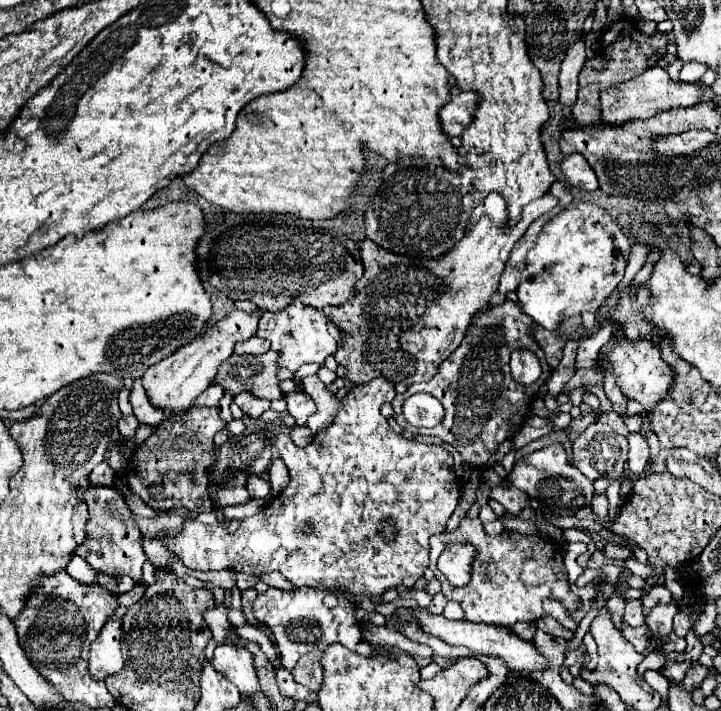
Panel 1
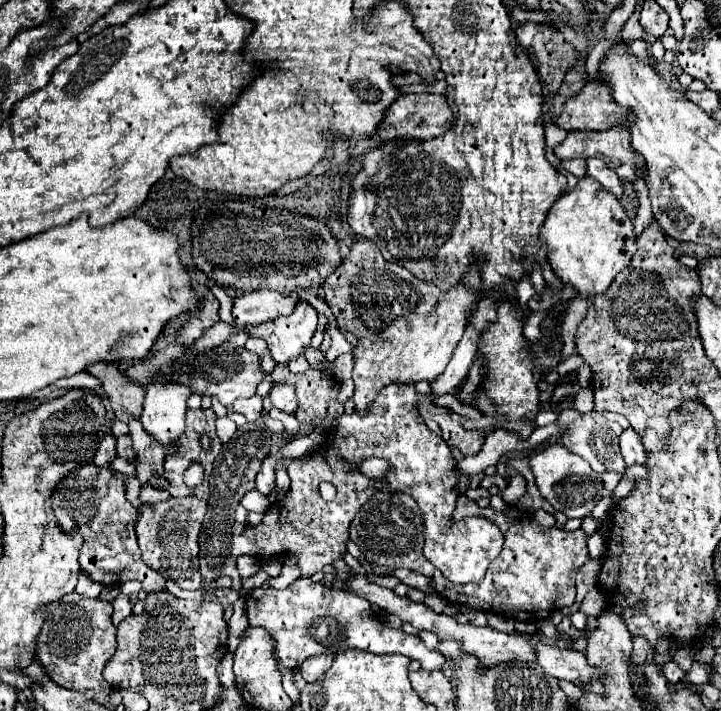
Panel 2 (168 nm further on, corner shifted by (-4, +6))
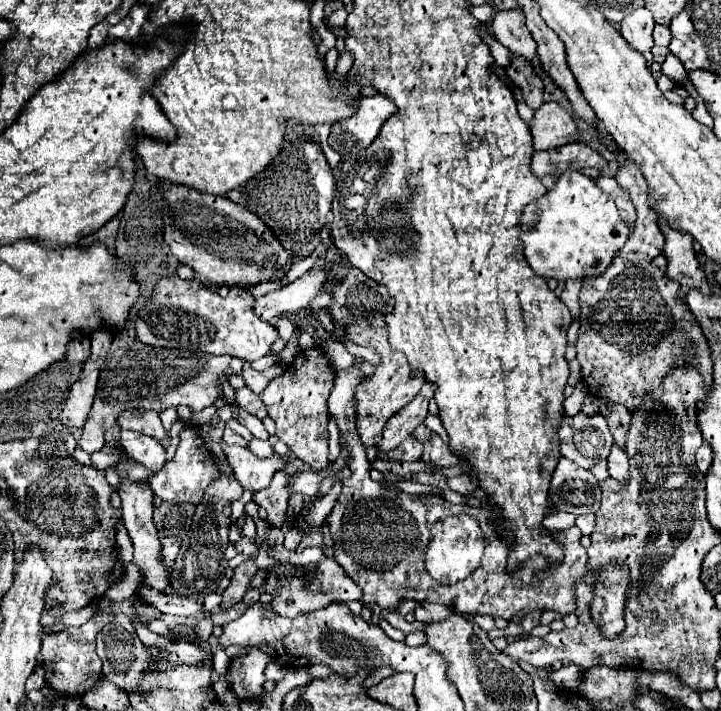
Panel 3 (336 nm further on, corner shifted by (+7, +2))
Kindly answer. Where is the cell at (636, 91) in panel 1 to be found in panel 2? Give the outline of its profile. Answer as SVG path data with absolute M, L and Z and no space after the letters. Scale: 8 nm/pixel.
M589 81L577 95L565 101L561 115L553 123L565 131L605 131L621 123L625 117L627 117L627 109L611 101L611 91L597 81Z

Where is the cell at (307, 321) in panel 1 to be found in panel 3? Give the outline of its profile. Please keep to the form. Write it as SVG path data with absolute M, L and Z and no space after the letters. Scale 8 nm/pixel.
M166 277L154 287L152 297L144 297L140 303L132 307L132 321L136 329L136 337L146 345L170 347L170 349L200 349L212 355L232 355L244 361L258 361L260 357L272 351L274 341L280 337L278 329L270 323L260 321L252 311L252 295L244 289L230 289L230 295L224 299L218 291L200 285L200 281L184 281L180 277Z

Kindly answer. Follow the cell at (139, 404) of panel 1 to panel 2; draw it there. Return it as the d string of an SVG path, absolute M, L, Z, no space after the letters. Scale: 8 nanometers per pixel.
M131 419L129 431L133 439L133 451L135 451L135 477L141 485L147 485L155 475L163 473L163 459L165 459L165 447L155 445L147 433L143 433L141 421Z

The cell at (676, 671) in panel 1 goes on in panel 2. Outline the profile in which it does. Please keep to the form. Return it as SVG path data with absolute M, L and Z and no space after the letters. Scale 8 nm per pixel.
M643 637L633 638L632 662L637 664L653 663L653 649Z

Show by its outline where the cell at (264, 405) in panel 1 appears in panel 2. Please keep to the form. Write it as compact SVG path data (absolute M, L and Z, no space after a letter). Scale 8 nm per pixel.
M253 395L253 397L249 397L249 399L239 399L239 401L235 401L233 409L235 409L237 413L245 415L247 421L257 421L259 415L261 415L261 411L263 411L261 397L259 397L259 395Z

